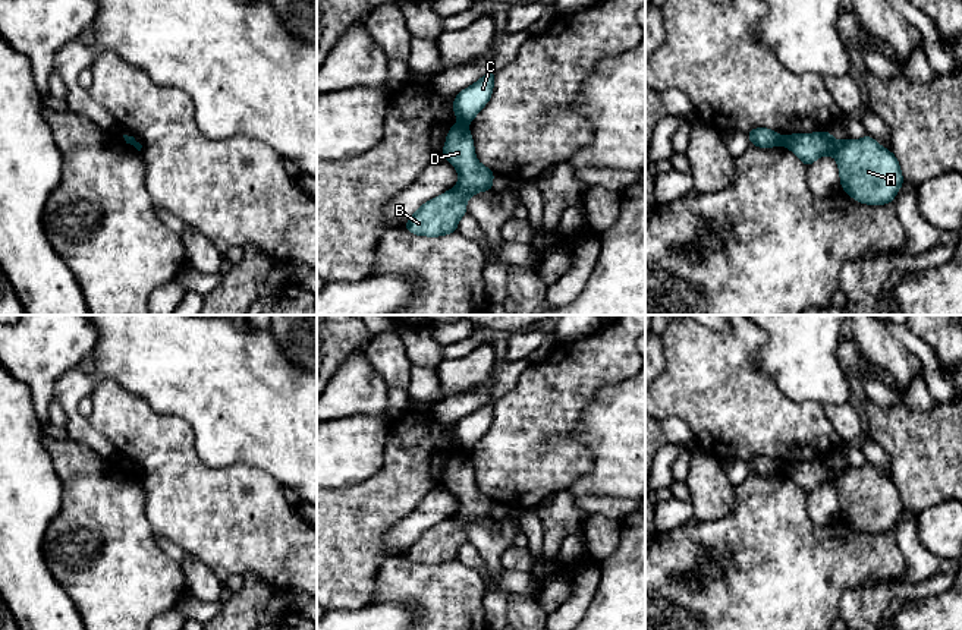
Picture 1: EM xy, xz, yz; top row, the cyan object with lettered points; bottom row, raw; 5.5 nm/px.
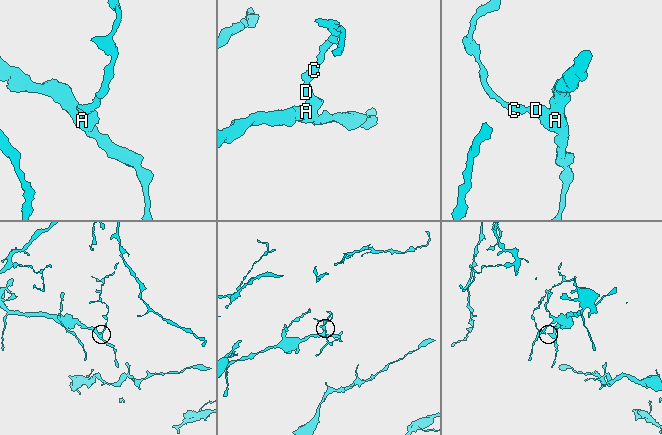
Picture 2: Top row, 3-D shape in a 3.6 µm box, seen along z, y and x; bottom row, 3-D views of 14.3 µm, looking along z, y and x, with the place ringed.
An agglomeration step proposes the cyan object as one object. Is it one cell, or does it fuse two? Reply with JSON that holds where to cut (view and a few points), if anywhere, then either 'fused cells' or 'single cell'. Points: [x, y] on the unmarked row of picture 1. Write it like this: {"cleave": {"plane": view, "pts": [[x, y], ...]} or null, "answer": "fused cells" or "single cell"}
{"cleave": {"plane": "xz", "pts": [[459, 450], [465, 453]]}, "answer": "fused cells"}

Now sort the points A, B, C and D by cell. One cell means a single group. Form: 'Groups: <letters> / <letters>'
Groups: A B D / C

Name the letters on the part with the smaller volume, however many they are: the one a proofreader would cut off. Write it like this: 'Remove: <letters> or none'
Remove: C

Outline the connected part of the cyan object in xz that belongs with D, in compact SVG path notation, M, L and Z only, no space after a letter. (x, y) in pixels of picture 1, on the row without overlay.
M455 451L446 464L441 485L455 494L459 510L447 520L431 526L422 532L403 554L409 561L416 564L438 566L458 560L459 548L468 542L466 529L475 525L478 520L493 519L494 501L488 495L482 494L475 483L474 466L471 459L463 451Z

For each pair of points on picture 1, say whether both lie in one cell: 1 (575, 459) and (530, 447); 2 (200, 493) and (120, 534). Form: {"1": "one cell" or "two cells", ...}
{"1": "one cell", "2": "two cells"}

